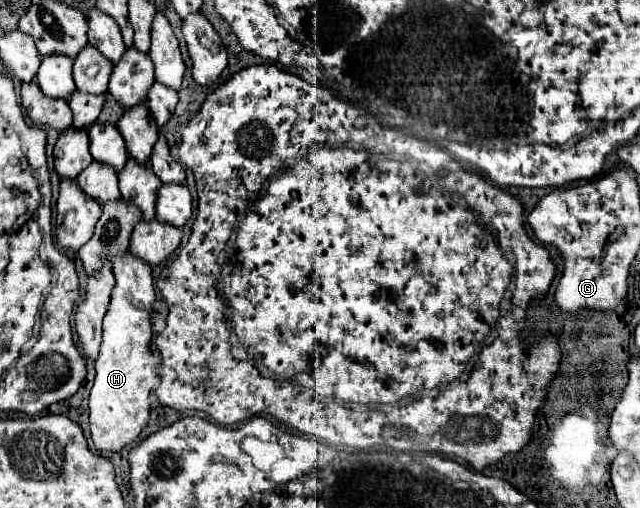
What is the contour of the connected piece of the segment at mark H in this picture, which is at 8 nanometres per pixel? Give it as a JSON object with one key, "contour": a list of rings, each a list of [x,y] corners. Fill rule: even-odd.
{"contour":[[[126,253],[122,259],[114,259],[114,275],[116,275],[116,287],[112,293],[112,301],[108,305],[108,313],[104,317],[104,337],[100,345],[100,357],[96,361],[96,379],[94,387],[90,391],[90,437],[94,441],[94,447],[98,453],[118,453],[126,445],[130,445],[142,429],[148,425],[150,417],[150,393],[156,387],[156,371],[150,351],[150,339],[152,339],[152,315],[154,315],[154,281],[152,271],[146,263]]]}

